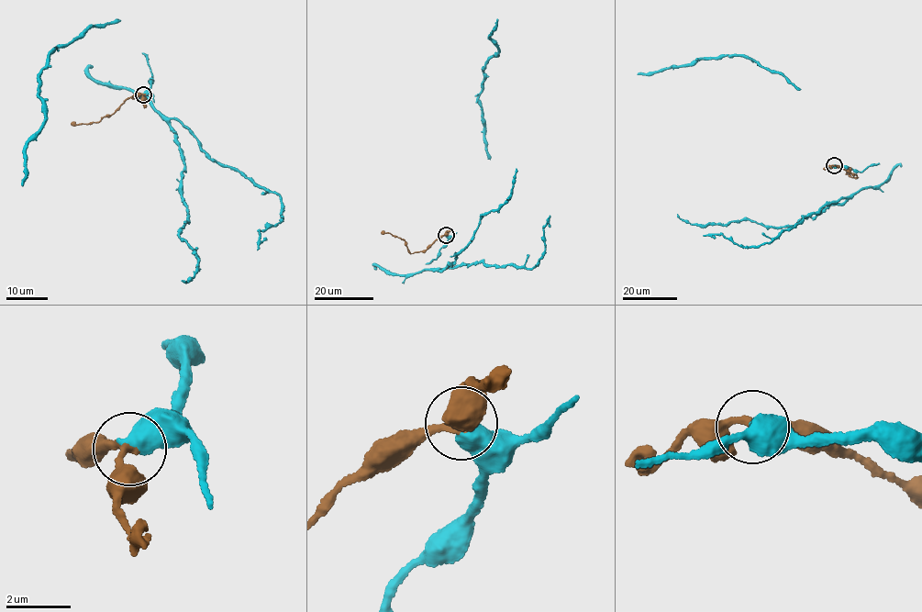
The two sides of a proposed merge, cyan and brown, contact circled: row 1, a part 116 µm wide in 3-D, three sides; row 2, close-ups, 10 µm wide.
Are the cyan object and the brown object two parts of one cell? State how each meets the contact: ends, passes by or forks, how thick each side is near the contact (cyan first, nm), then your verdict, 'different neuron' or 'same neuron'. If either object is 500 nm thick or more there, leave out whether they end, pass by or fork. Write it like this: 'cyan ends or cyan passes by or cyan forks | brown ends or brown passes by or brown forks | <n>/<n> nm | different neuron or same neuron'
550/240 nm | different neuron

